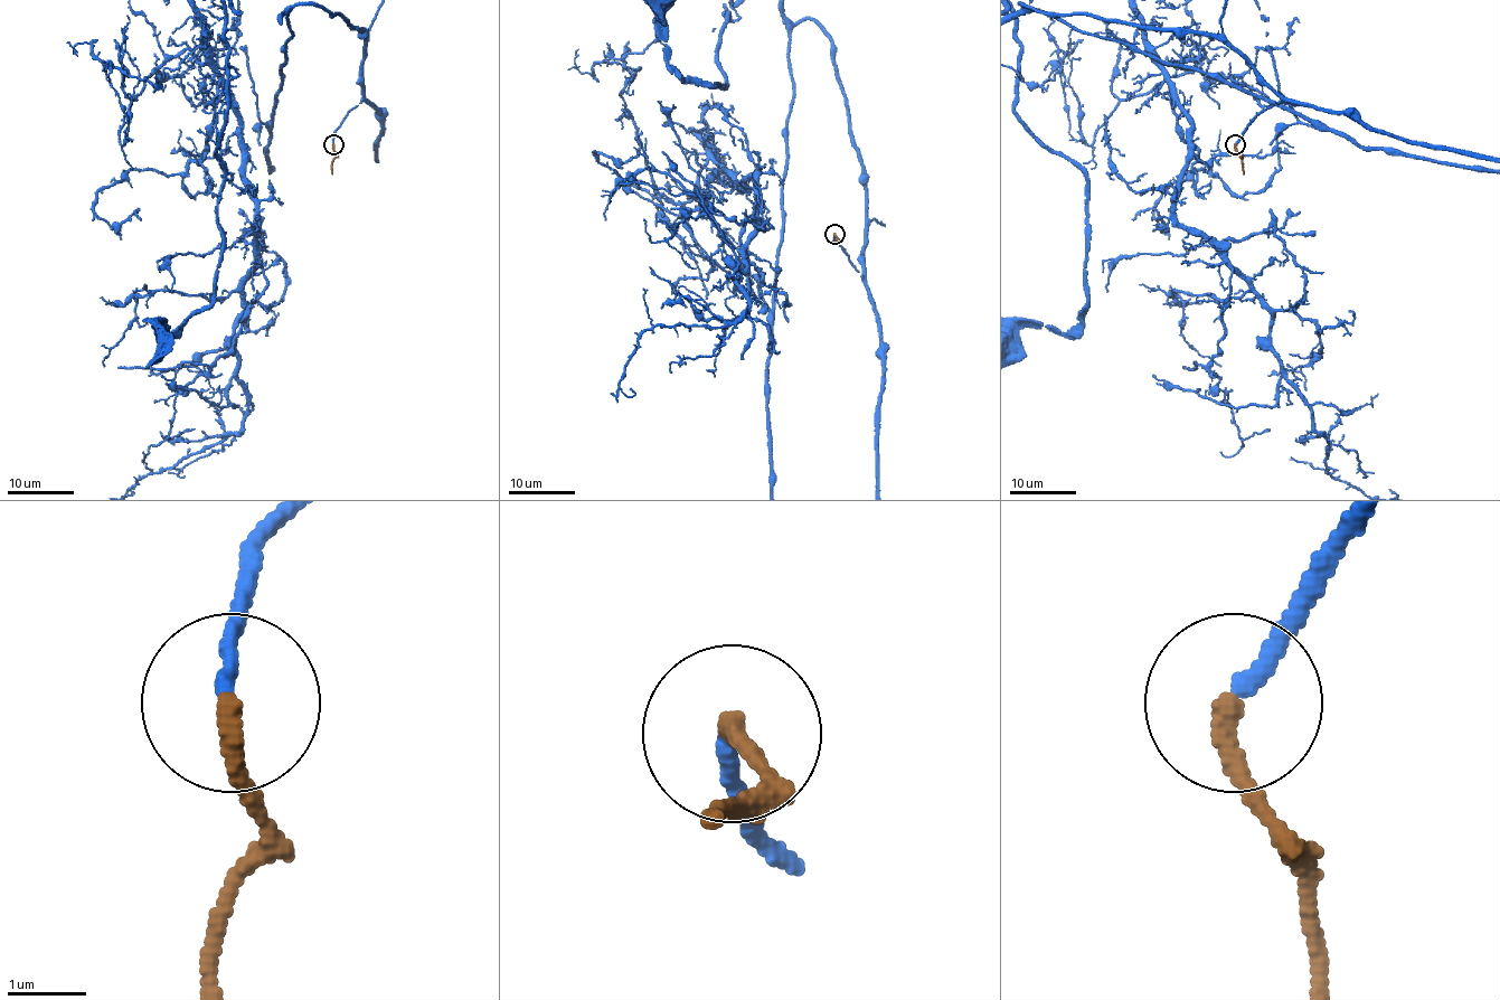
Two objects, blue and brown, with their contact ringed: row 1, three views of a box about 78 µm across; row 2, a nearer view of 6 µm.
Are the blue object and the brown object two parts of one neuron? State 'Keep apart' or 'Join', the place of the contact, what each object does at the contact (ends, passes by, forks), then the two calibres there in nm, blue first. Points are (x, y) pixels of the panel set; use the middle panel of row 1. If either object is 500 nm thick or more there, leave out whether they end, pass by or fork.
Join. Place: (835, 234). At the ring blue ends. At the ring brown ends. Thickness 220 nm (blue) against 280 nm

